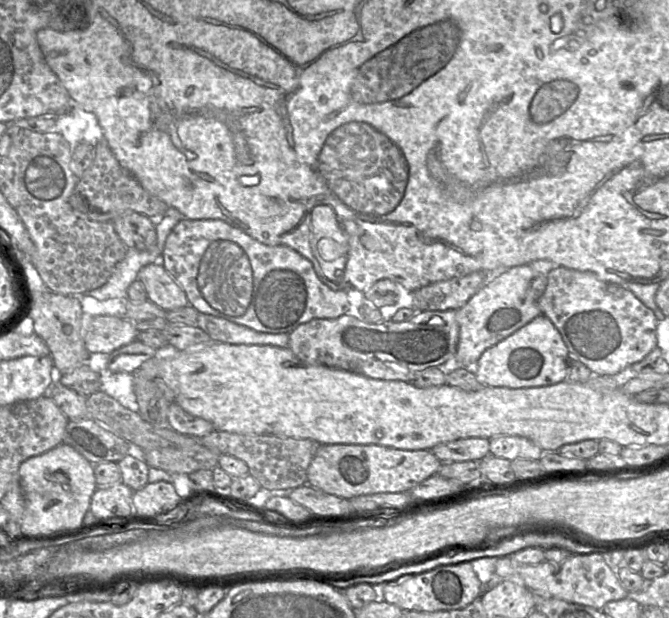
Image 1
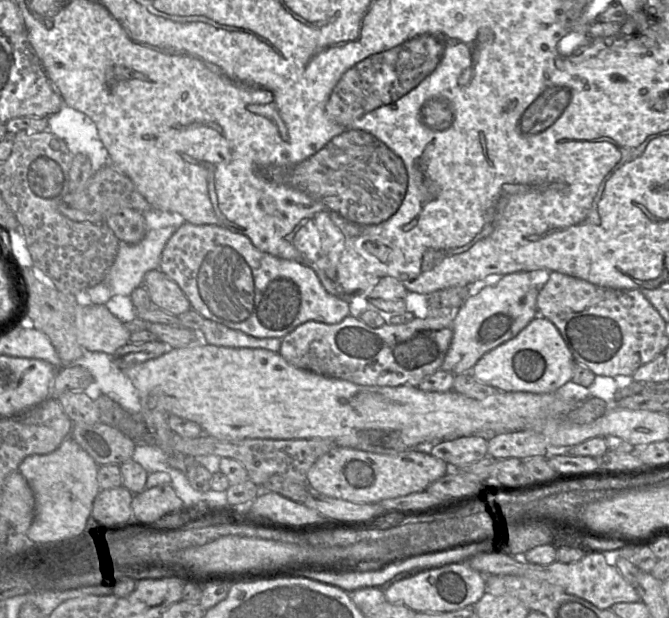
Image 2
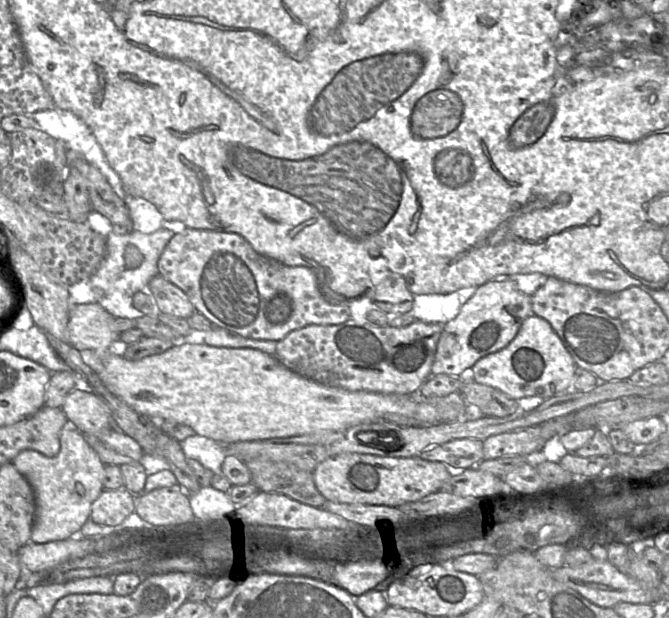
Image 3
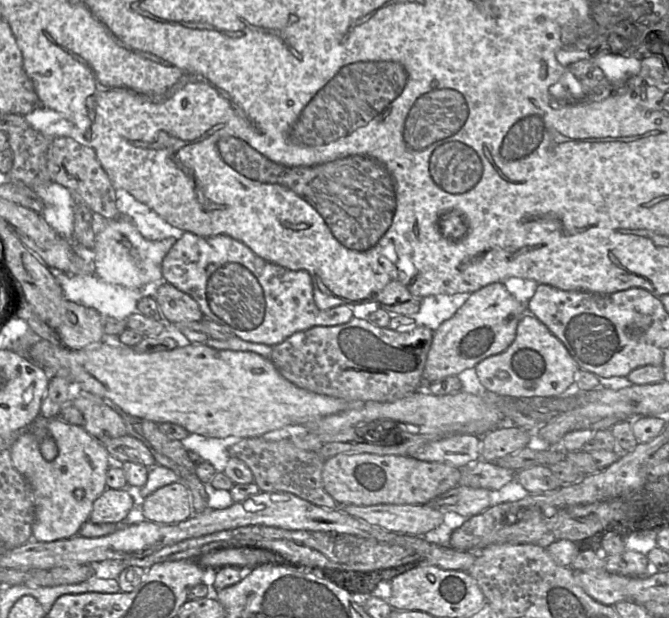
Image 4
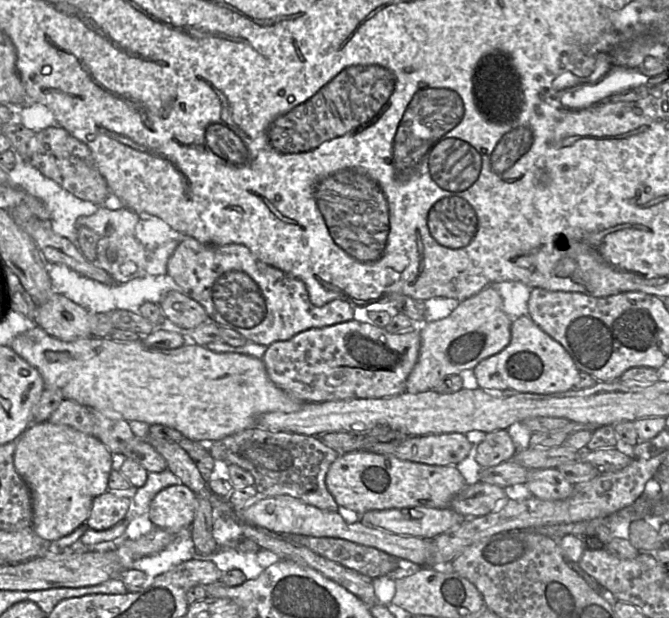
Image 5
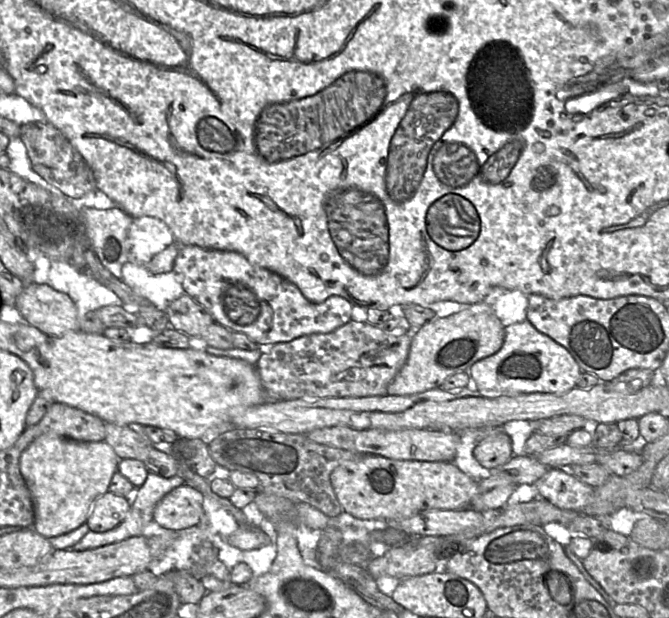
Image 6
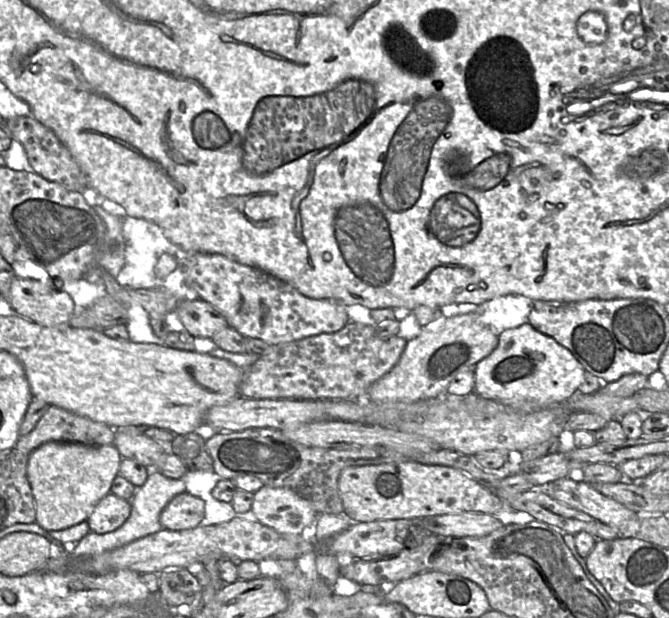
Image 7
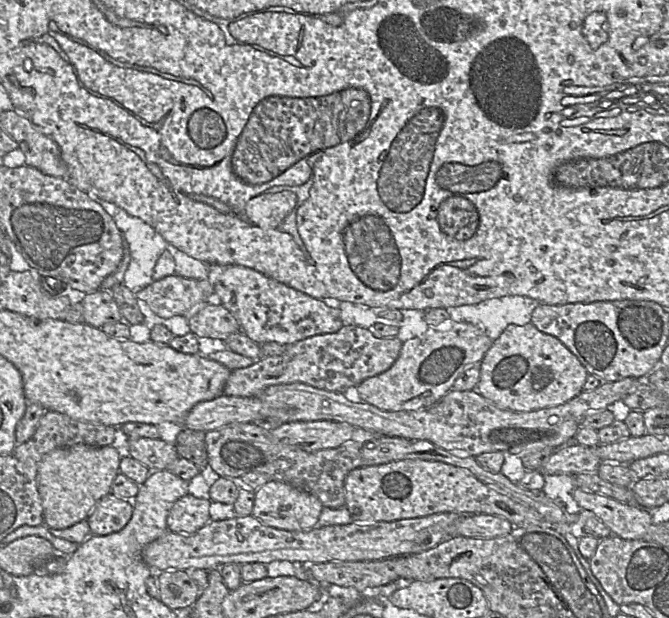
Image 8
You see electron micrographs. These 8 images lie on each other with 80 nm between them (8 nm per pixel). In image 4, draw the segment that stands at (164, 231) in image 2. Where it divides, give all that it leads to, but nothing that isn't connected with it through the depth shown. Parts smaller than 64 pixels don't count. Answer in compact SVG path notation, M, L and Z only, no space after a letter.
M92 212L92 229L95 234L94 274L102 280L128 288L139 288L163 280L162 261L177 239L173 237L157 241L145 239L134 222L125 216L108 219Z

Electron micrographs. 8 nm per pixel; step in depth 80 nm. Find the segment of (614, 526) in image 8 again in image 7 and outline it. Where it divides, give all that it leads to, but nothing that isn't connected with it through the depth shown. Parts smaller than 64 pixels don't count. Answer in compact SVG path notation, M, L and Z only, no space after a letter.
M579 476L552 483L553 499L613 527L619 537L637 537L642 515L603 495Z

